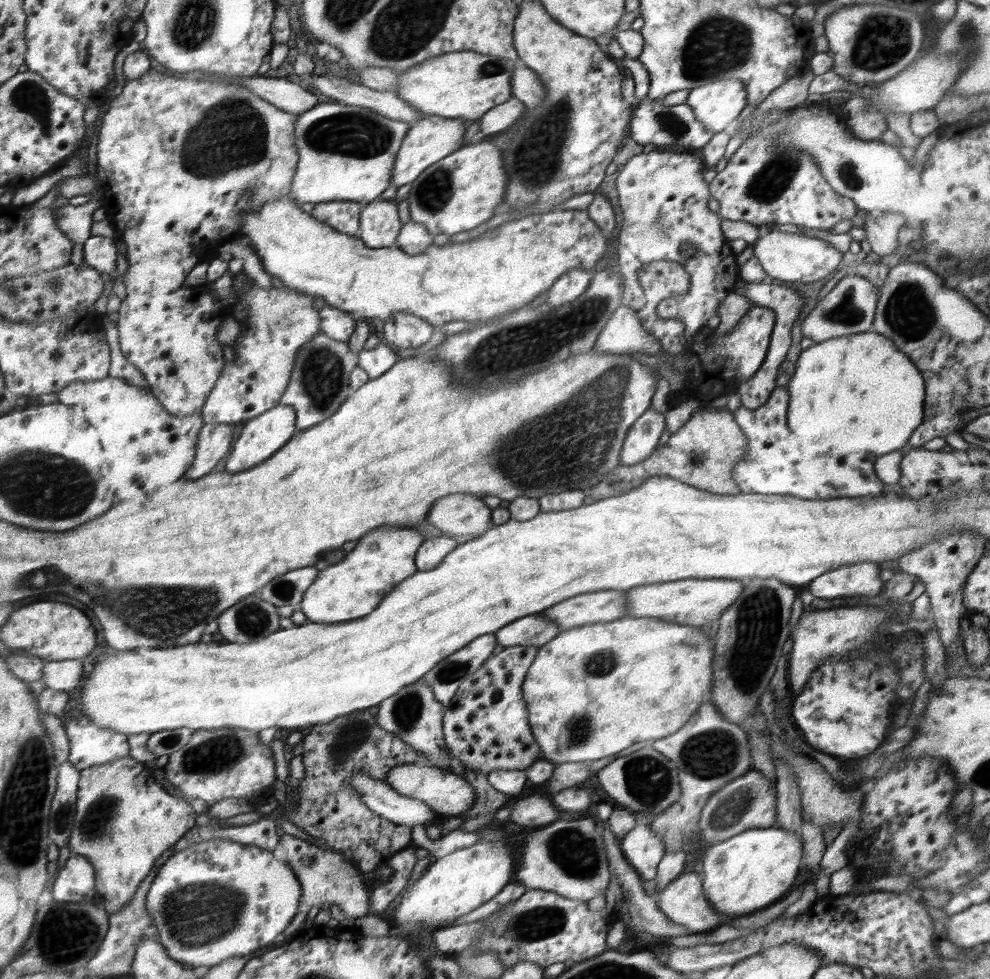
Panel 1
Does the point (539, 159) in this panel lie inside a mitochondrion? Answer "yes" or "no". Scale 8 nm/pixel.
yes

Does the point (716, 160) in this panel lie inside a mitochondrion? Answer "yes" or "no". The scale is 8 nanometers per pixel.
no

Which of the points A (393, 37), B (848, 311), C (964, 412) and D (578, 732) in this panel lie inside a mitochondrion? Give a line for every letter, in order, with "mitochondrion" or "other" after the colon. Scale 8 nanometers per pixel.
A: mitochondrion
B: mitochondrion
C: other
D: mitochondrion

